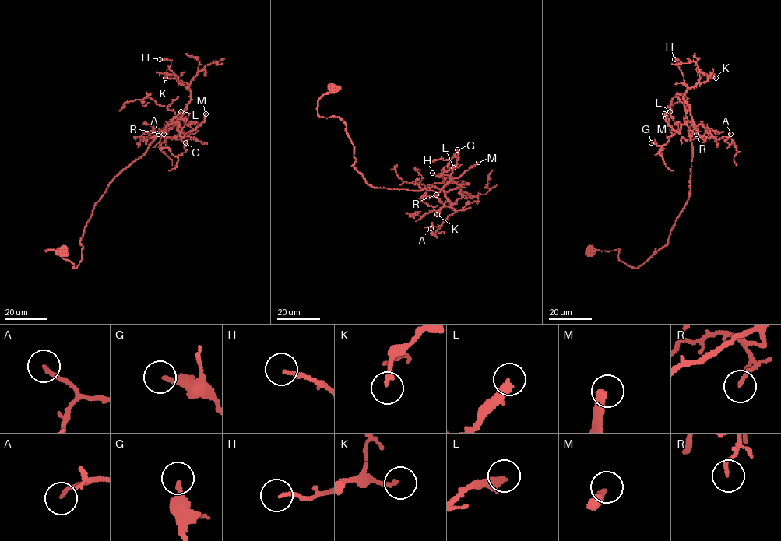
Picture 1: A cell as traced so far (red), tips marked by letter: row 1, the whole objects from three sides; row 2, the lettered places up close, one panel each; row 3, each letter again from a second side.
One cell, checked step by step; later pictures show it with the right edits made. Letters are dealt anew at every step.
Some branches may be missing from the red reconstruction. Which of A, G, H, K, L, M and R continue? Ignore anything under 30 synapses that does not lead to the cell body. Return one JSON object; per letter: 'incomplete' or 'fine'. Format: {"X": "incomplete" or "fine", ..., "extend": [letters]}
{"A": "fine", "G": "incomplete", "H": "fine", "K": "fine", "L": "fine", "M": "incomplete", "R": "fine", "extend": ["G", "M"]}

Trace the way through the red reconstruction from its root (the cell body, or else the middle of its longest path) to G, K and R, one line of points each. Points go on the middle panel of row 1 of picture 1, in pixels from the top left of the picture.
G: (332, 87), (318, 100), (318, 114), (343, 121), (352, 166), (373, 187), (441, 188), (457, 149)
K: (332, 87), (318, 114), (343, 121), (352, 166), (368, 184), (448, 191), (462, 182), (462, 197), (437, 214)
R: (332, 87), (318, 114), (343, 121), (352, 166), (366, 182), (434, 186), (436, 194)

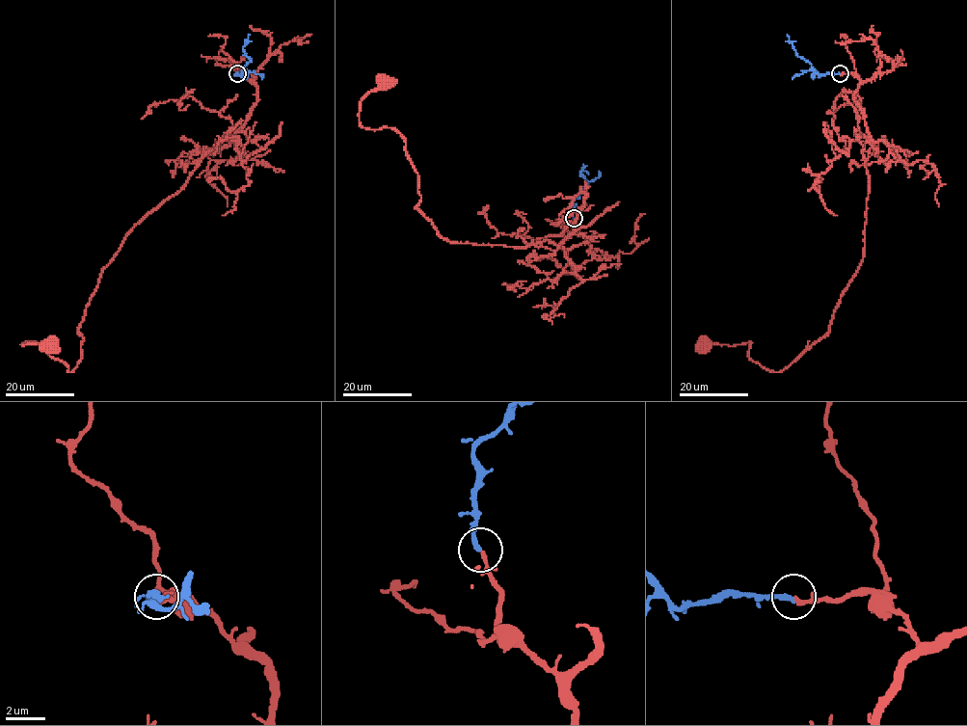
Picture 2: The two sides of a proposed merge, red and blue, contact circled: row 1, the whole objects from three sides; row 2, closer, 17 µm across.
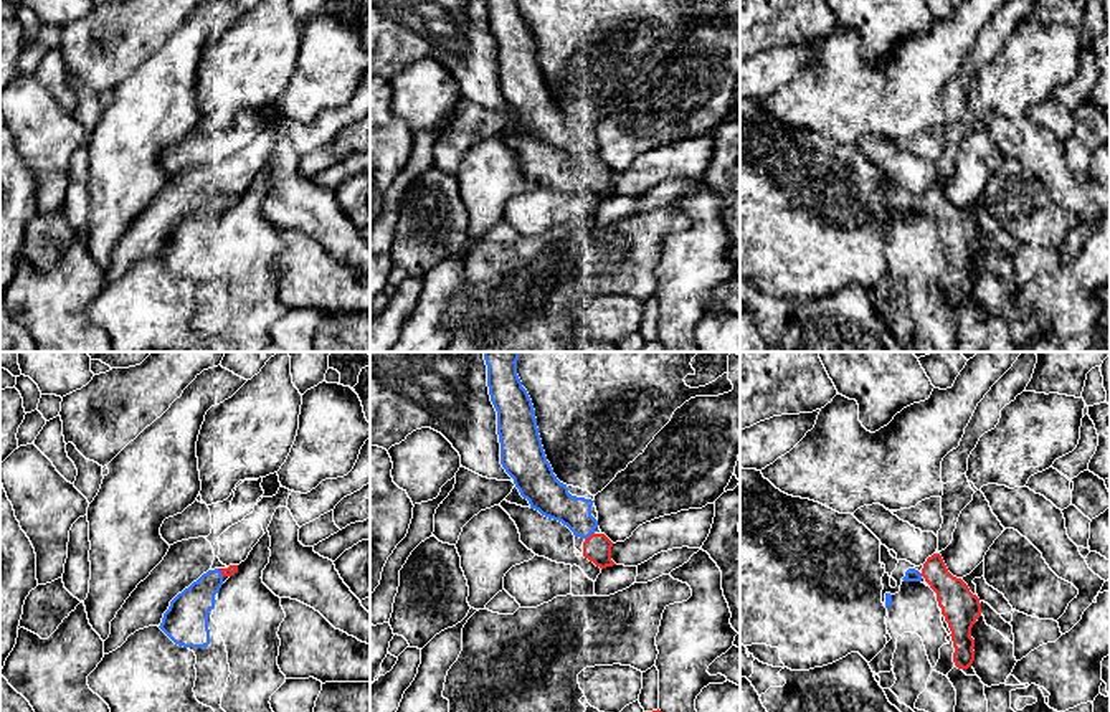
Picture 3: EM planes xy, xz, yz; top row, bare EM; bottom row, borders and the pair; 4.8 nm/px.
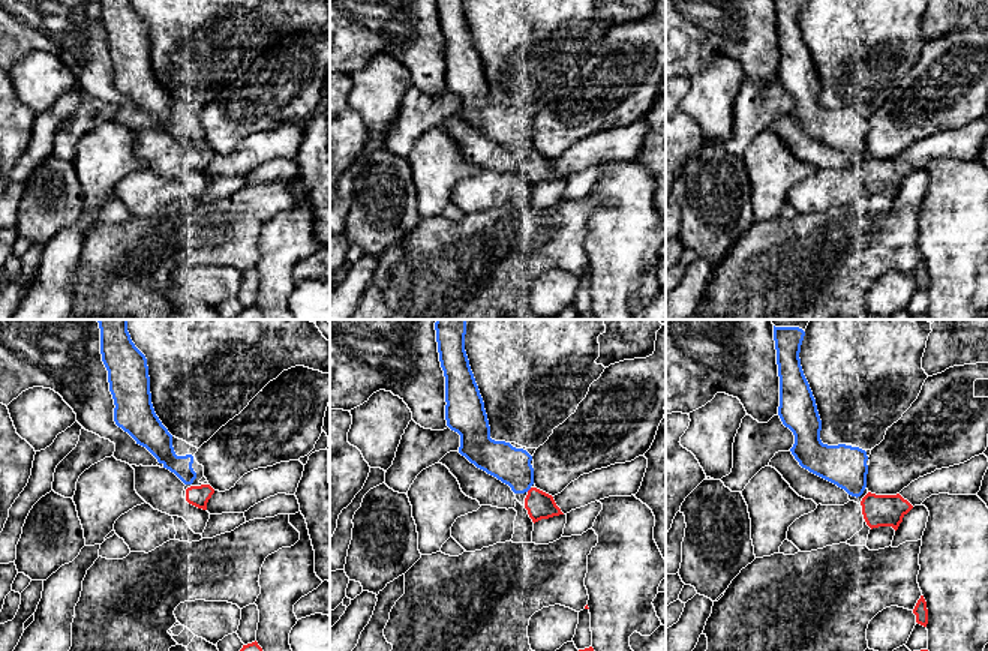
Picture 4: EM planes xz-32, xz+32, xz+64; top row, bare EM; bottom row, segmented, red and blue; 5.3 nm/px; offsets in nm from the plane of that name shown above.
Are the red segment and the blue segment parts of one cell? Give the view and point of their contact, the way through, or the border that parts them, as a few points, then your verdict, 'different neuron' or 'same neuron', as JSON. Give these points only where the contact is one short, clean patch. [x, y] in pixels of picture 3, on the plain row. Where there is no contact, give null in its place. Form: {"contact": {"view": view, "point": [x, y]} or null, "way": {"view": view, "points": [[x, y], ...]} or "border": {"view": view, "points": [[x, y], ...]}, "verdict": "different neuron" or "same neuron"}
{"contact": {"view": "xz", "point": [590, 166]}, "verdict": "same neuron"}

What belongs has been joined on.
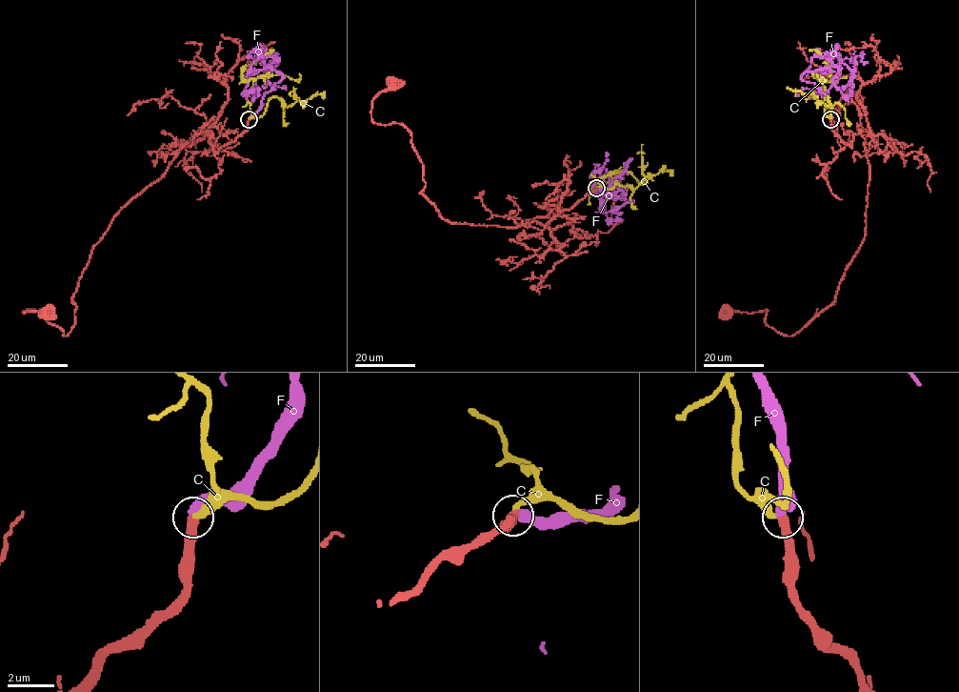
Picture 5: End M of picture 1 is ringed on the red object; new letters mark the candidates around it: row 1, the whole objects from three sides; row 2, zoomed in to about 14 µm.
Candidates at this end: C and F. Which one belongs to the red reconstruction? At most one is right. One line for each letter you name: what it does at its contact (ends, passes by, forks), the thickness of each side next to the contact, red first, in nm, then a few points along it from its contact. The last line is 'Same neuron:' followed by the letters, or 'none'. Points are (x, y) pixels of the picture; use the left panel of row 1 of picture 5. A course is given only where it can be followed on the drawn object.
F: it ends | 380/460 nm | via (249, 118), (257, 111), (262, 96), (282, 75), (268, 67), (253, 71), (245, 94), (256, 88), (257, 95)
Same neuron: F

